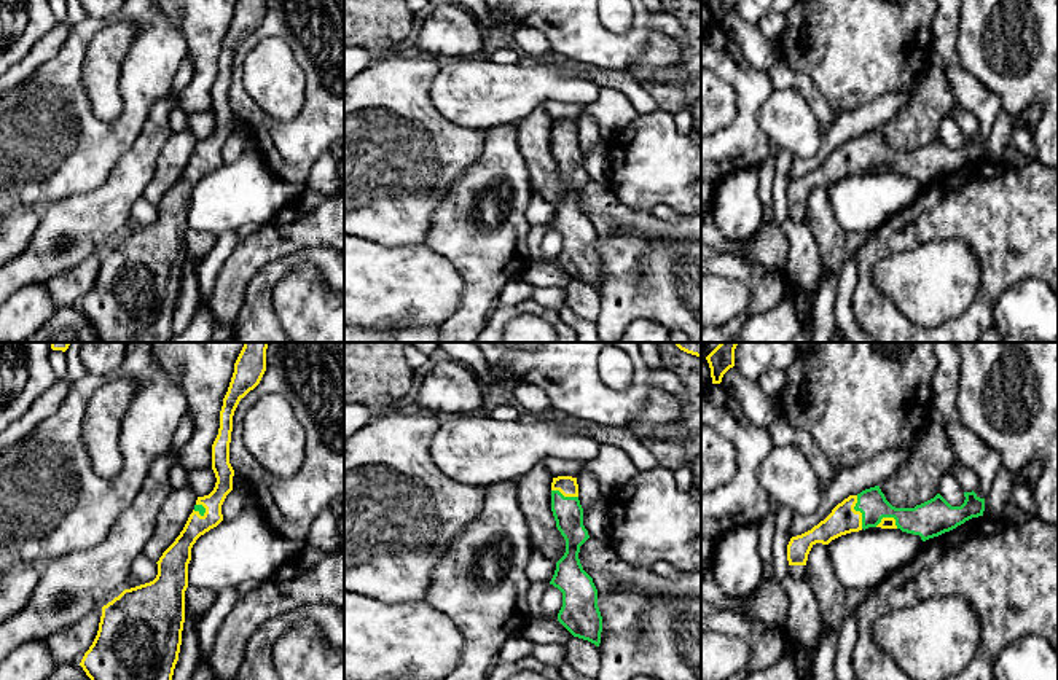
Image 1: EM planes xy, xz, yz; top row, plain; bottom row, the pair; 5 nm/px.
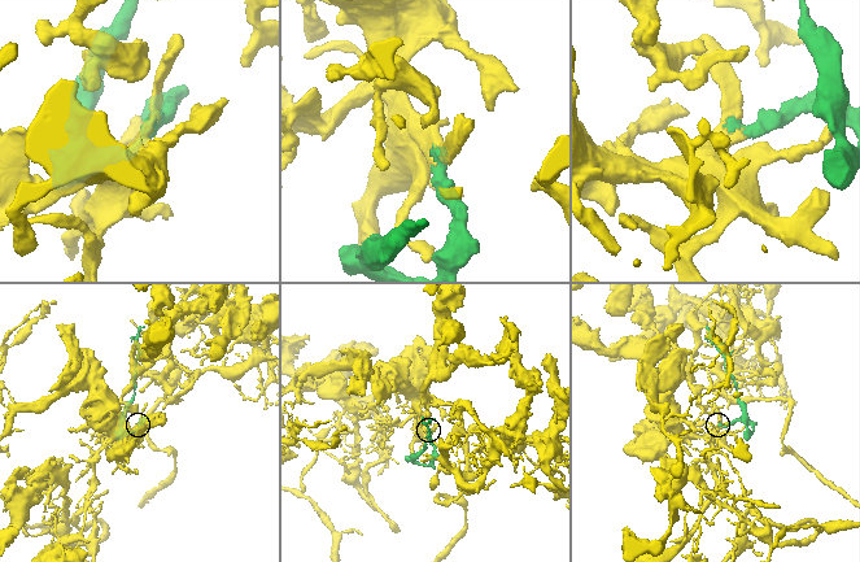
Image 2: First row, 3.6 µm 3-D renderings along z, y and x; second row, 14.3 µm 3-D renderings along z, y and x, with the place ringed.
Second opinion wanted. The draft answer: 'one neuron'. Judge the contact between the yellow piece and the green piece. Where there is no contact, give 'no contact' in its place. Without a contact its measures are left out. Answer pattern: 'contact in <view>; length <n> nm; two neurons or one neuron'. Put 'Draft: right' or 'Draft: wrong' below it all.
contact in yz; length 170 nm; one neuron
Draft: right

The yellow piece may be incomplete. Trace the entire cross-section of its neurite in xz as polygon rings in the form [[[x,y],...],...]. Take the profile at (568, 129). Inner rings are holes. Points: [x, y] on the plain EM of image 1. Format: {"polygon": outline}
{"polygon": [[[553,121],[551,154],[556,170],[566,183],[566,196],[556,205],[556,213],[550,225],[550,228],[562,236],[562,250],[558,256],[558,264],[574,280],[599,290],[602,260],[598,250],[598,233],[578,202],[580,190],[590,178],[583,169],[577,121]]]}

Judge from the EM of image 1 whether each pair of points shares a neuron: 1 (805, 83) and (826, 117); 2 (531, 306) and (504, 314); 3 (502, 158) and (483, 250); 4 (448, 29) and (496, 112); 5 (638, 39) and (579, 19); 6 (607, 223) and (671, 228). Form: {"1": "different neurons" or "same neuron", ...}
{"1": "same neuron", "2": "same neuron", "3": "same neuron", "4": "different neurons", "5": "same neuron", "6": "same neuron"}

